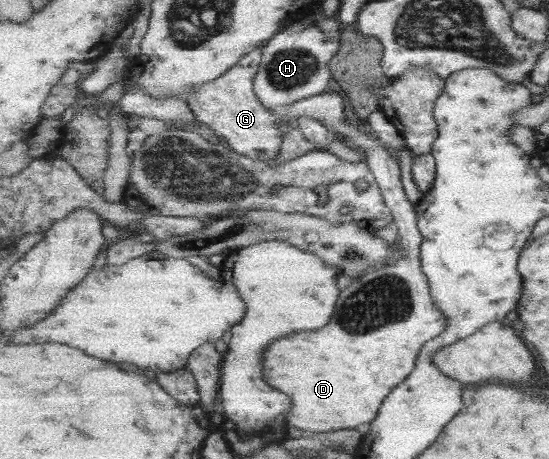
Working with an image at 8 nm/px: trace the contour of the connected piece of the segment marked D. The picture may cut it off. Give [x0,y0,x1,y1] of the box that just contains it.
[264,93,448,433]

